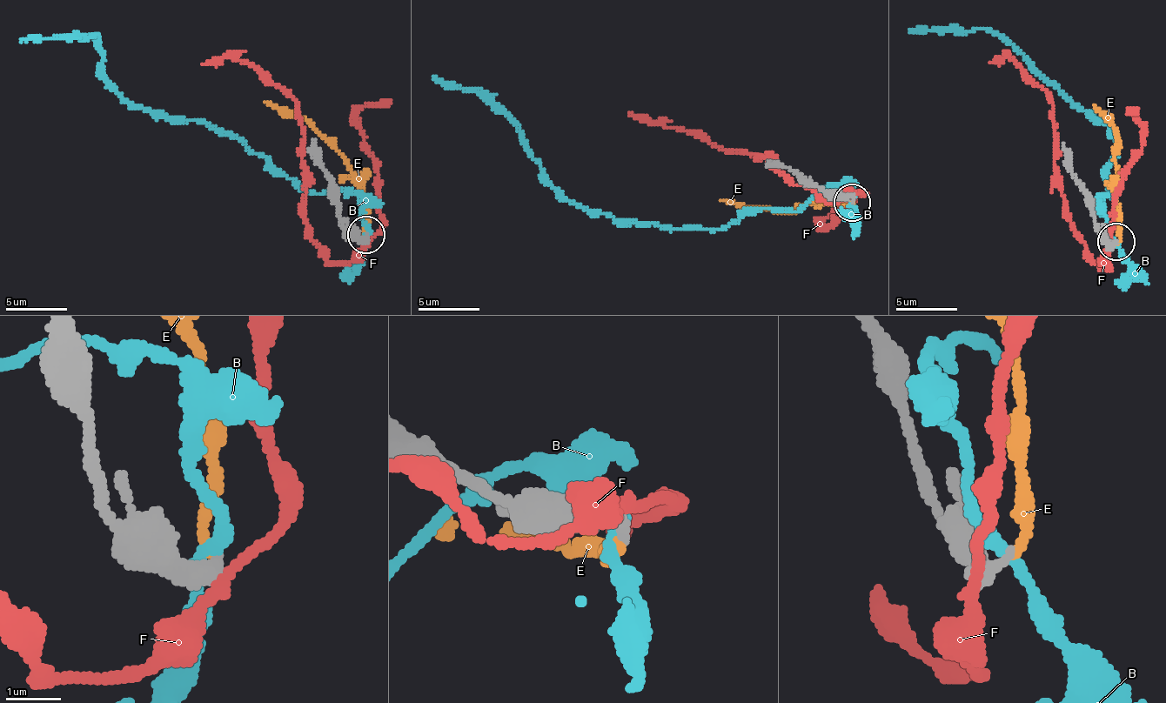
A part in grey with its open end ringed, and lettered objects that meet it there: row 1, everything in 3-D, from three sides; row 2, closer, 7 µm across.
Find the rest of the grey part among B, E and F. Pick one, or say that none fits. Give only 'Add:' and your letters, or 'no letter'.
Add: E

